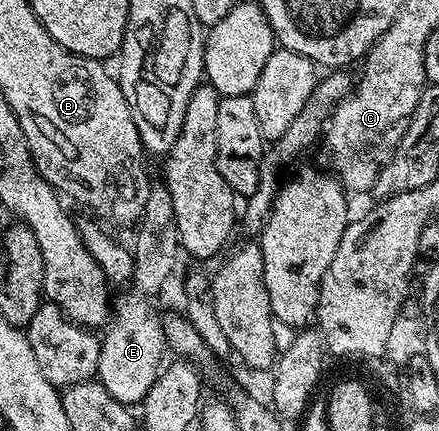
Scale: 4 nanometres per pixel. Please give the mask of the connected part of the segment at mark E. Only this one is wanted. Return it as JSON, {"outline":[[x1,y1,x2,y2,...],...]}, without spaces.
{"outline":[[152,184,147,190,147,202,143,208,143,216,137,222,139,230,135,233,135,247,133,246,135,271,133,280,130,282,128,293,123,293,119,298,114,298,113,308,109,313,109,320,102,330,99,342,99,372,97,379,122,405,135,407,142,402,143,397,153,387,158,379,161,366,164,364,163,352,168,352,166,337,162,331,160,314,155,314,151,306,151,296,166,283,175,269,175,260,181,257,179,244,179,232,177,231,177,219,173,215,173,199,169,195,166,184]]}

